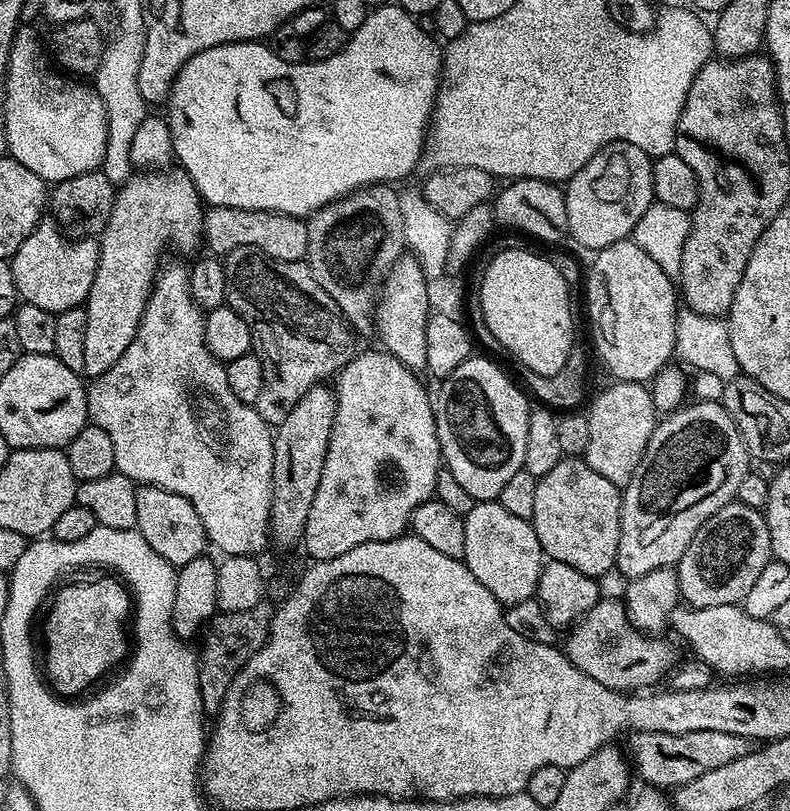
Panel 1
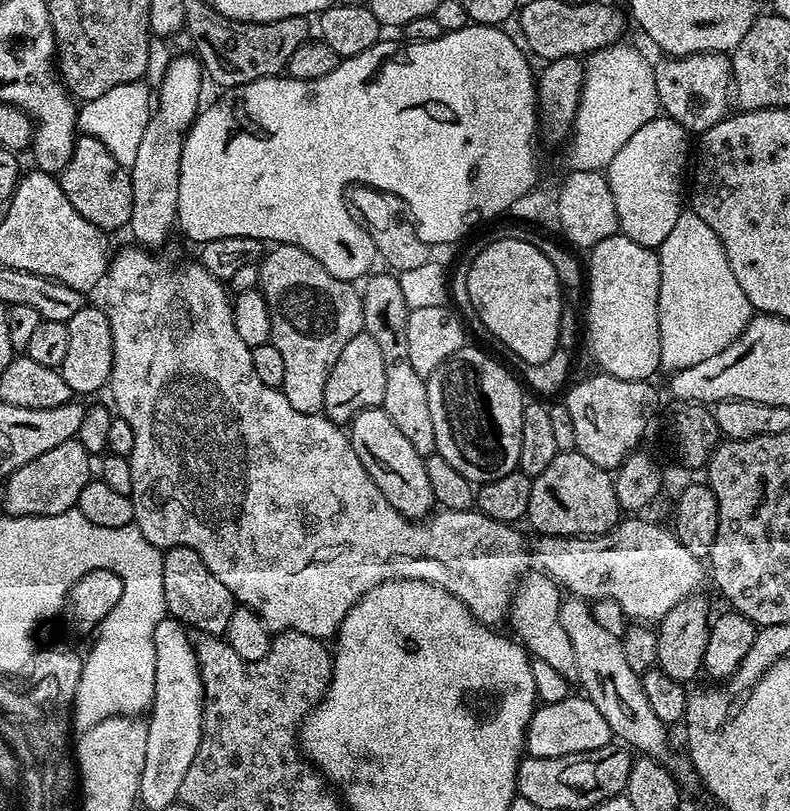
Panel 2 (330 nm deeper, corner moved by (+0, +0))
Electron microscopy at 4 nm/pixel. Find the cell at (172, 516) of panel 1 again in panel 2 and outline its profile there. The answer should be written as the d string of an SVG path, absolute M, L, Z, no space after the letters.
M169 548L163 553L162 590L166 590L168 616L188 628L197 628L215 636L221 635L230 622L230 614L237 608L236 599L210 574L206 562L189 548Z

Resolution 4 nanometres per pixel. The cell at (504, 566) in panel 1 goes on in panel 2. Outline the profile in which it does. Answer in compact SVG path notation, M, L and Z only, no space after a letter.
M532 570L521 579L516 586L516 593L512 595L512 607L508 609L506 617L507 623L512 623L511 635L522 645L525 652L532 660L541 660L551 666L553 670L558 670L562 678L570 682L578 681L578 661L574 655L574 645L570 643L570 637L566 635L566 630L562 630L560 621L560 601L562 599L562 589L559 584L554 583L550 576L544 575L539 570Z

